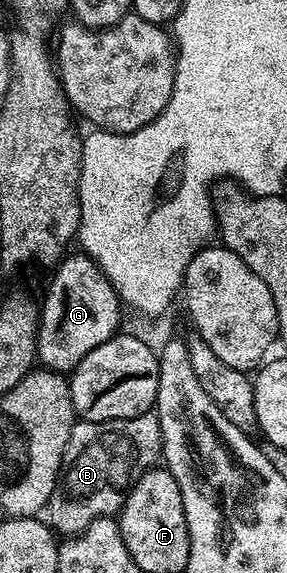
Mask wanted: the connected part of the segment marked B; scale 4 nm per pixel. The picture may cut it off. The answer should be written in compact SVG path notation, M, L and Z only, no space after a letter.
M156 413L114 422L74 421L57 483L43 511L48 525L58 535L76 536L100 518L120 515L133 485L154 469L160 458L161 429Z

